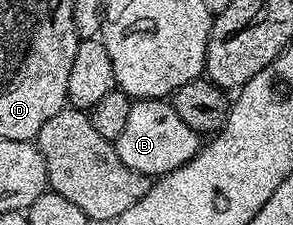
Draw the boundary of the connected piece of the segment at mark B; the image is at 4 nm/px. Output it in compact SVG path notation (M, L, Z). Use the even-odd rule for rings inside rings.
M139 99L132 102L125 128L116 142L120 160L136 173L157 177L180 169L200 150L200 135L180 119L166 99Z

